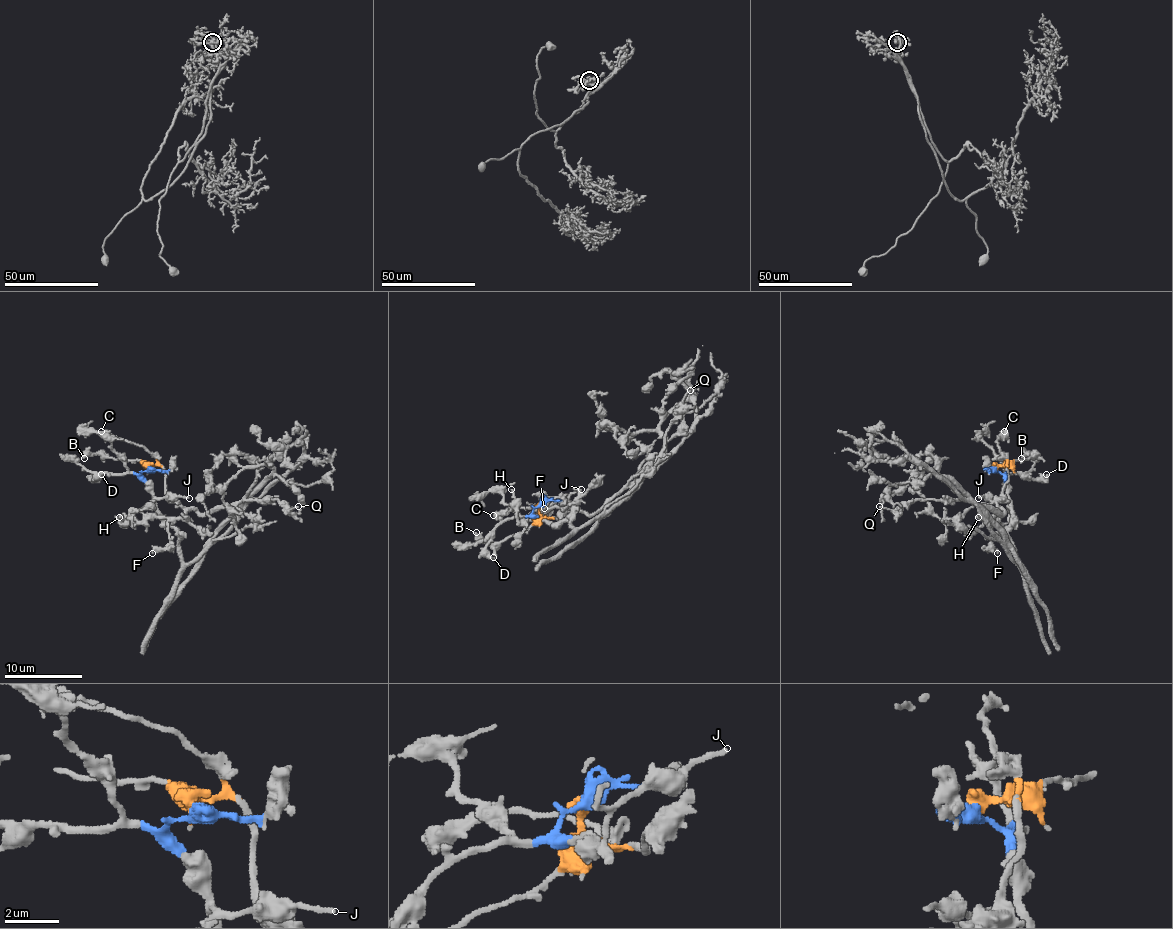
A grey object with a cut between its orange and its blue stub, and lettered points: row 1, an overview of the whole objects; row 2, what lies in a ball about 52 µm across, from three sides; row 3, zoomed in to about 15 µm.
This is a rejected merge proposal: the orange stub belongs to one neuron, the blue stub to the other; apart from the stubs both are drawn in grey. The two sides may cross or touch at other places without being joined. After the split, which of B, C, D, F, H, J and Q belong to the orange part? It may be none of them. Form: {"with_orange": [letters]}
{"with_orange": ["B", "C", "F", "Q"]}

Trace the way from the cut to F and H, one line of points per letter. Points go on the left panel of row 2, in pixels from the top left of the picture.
F: (147, 468), (163, 470), (167, 493), (184, 511), (169, 524), (169, 542), (151, 553)
H: (149, 468), (142, 476), (153, 505), (142, 507), (124, 526), (124, 520), (118, 516)

